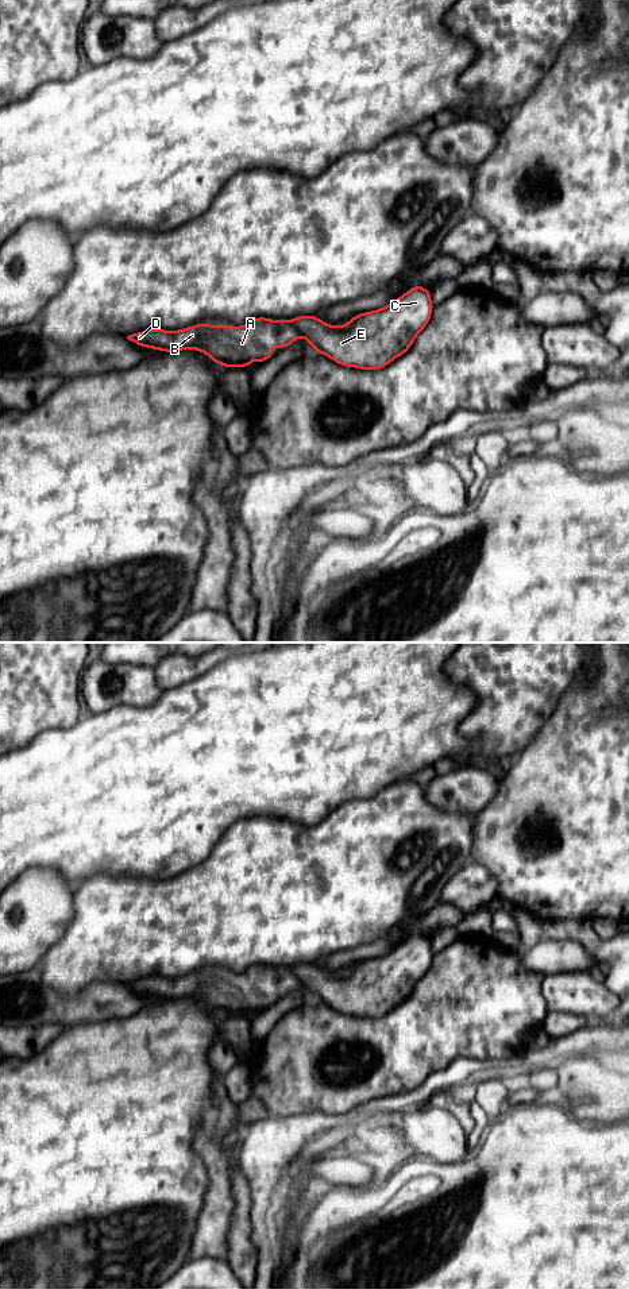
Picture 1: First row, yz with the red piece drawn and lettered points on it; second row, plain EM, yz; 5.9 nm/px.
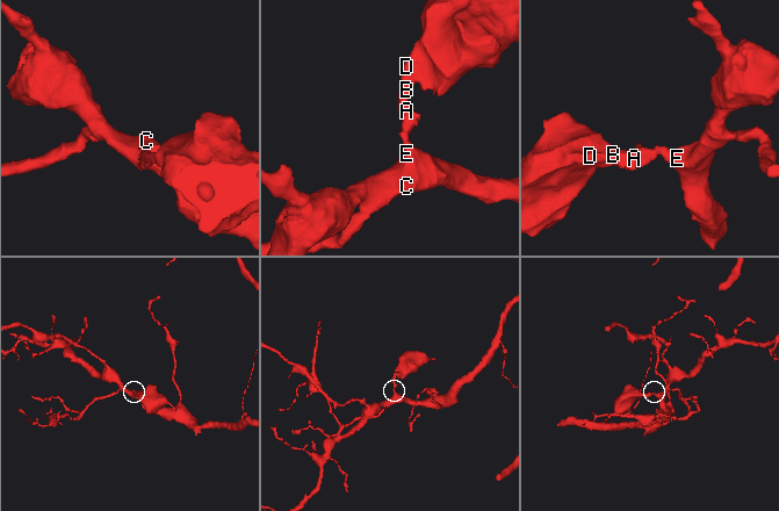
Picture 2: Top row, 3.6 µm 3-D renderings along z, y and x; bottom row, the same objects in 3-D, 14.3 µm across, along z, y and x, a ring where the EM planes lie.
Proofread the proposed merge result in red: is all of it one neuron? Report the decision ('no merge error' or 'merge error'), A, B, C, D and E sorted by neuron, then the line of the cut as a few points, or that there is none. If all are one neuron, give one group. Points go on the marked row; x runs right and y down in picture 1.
merge error | A B D / C E | yz (288, 321), (300, 334)

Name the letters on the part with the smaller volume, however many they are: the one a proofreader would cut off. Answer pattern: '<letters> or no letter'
A, B, D

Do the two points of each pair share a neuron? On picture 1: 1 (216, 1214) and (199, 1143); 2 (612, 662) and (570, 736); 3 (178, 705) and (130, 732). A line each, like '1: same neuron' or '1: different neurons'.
1: same neuron
2: same neuron
3: same neuron

